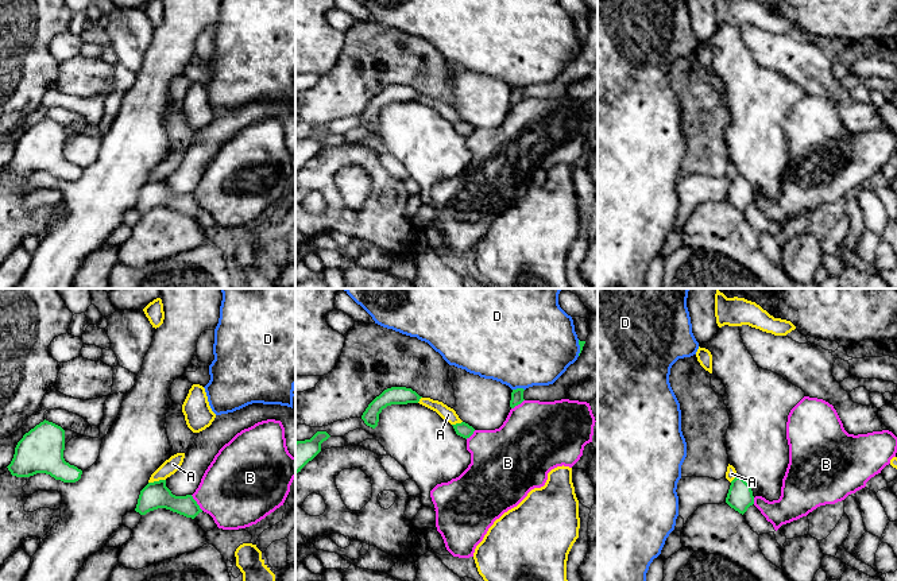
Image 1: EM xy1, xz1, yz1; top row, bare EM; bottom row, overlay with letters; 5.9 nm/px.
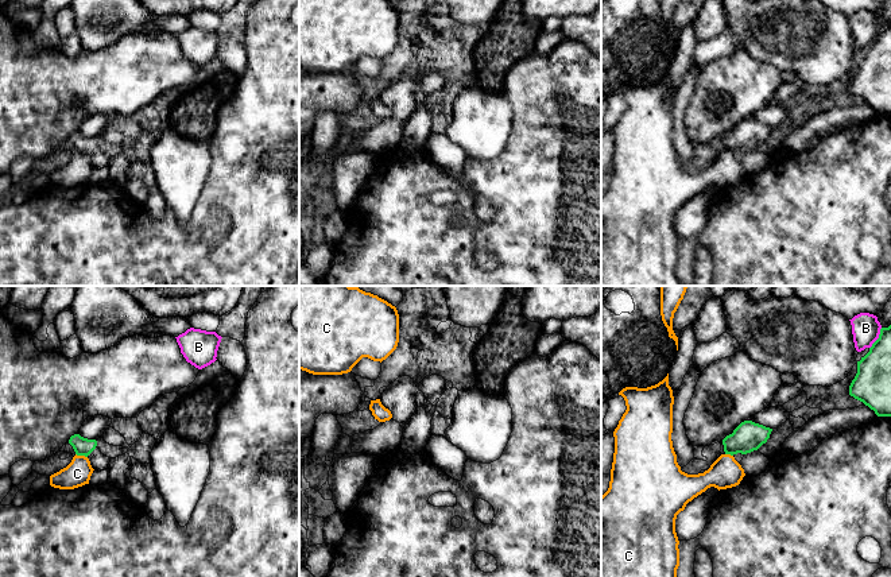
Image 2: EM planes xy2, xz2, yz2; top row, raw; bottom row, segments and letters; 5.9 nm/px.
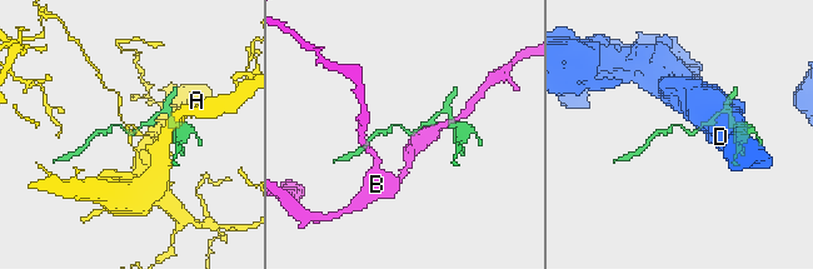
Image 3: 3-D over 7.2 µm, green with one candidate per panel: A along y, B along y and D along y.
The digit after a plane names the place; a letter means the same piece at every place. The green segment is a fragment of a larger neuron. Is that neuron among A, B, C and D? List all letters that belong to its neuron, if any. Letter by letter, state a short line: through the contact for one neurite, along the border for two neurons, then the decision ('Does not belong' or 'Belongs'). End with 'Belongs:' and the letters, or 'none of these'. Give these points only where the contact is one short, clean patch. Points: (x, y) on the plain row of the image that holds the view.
A: Line: xy1 (165, 177), (149, 181). Does not belong
B: Does not belong
C: Line: xy2 (76, 151), (86, 155). Does not belong
D: Line: xz1 (524, 86), (513, 88). Does not belong
Belongs: none of these

